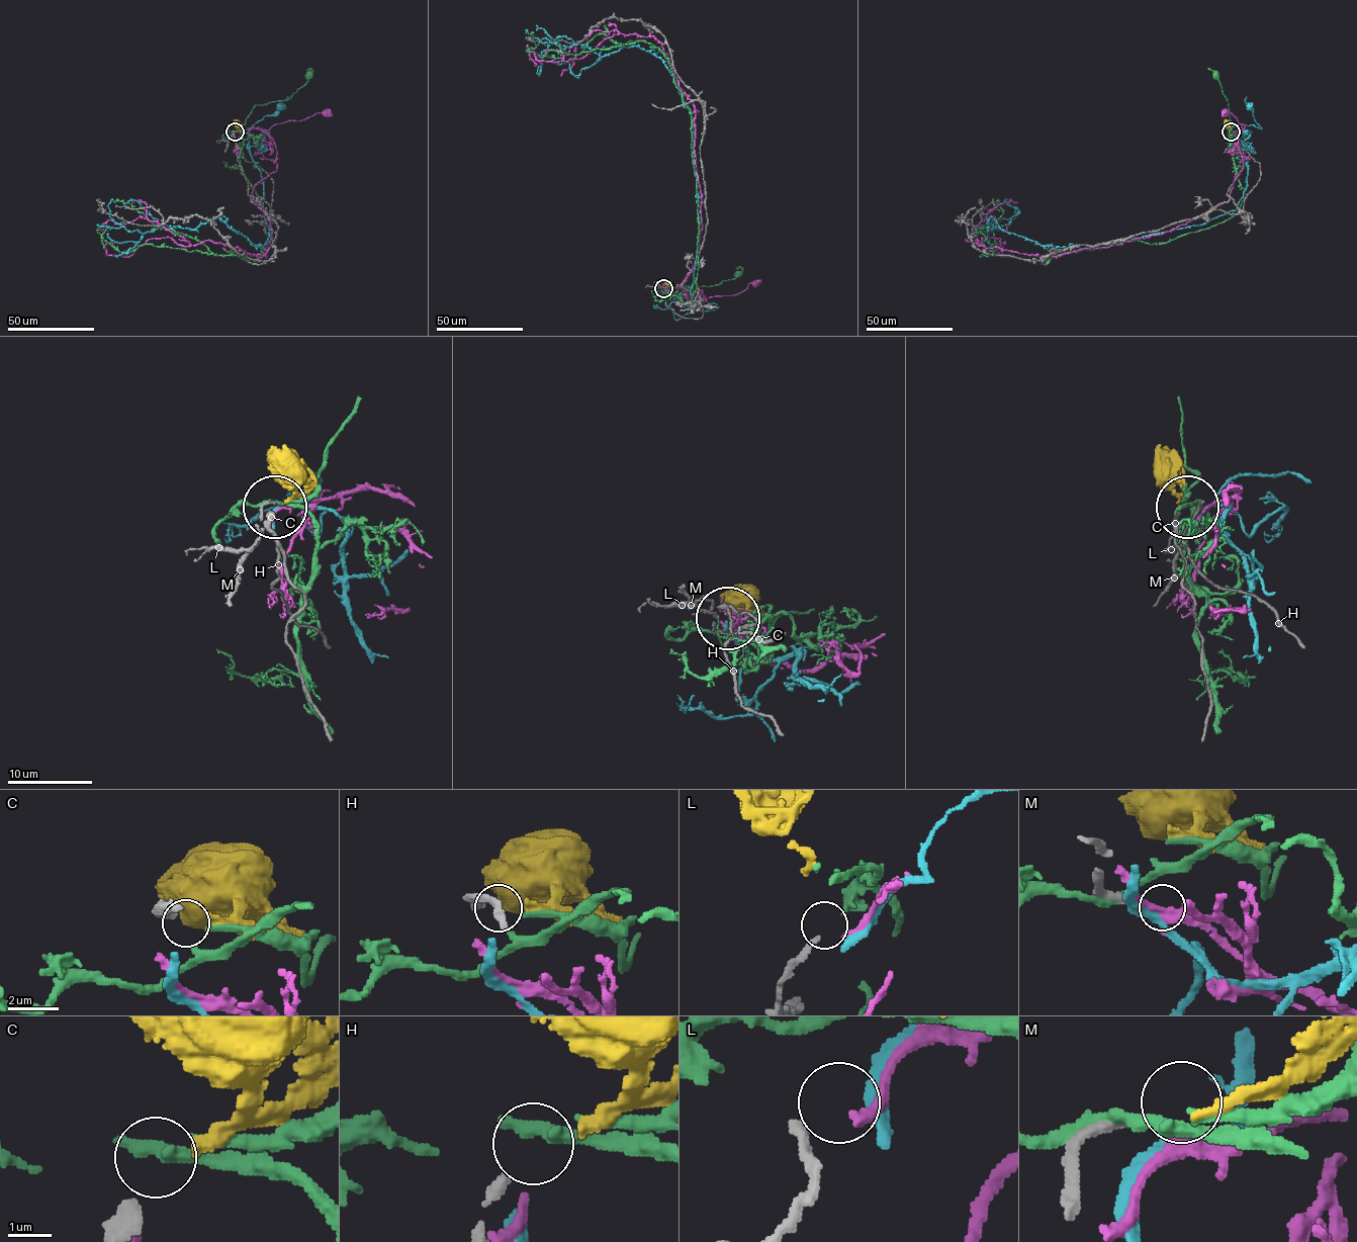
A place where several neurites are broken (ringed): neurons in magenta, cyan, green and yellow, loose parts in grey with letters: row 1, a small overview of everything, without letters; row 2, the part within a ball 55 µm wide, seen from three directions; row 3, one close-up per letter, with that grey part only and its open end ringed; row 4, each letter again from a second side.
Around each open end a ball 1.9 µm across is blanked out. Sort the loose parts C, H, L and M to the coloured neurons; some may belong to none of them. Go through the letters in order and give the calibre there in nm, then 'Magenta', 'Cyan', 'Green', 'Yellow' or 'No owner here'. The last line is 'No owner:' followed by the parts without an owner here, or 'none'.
C: Thickness 300 nm. Yellow
H: Thickness 240 nm. No owner here
L: Thickness 240 nm. Magenta
M: Thickness 240 nm. No owner here
No owner: H, M

